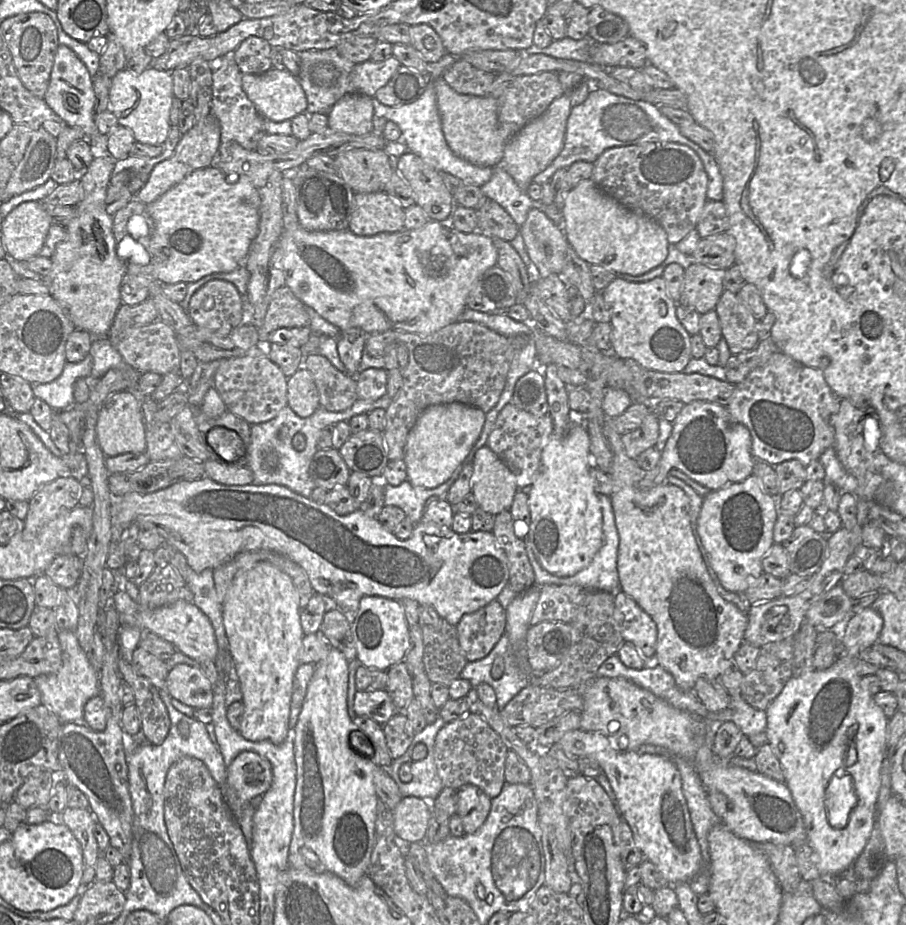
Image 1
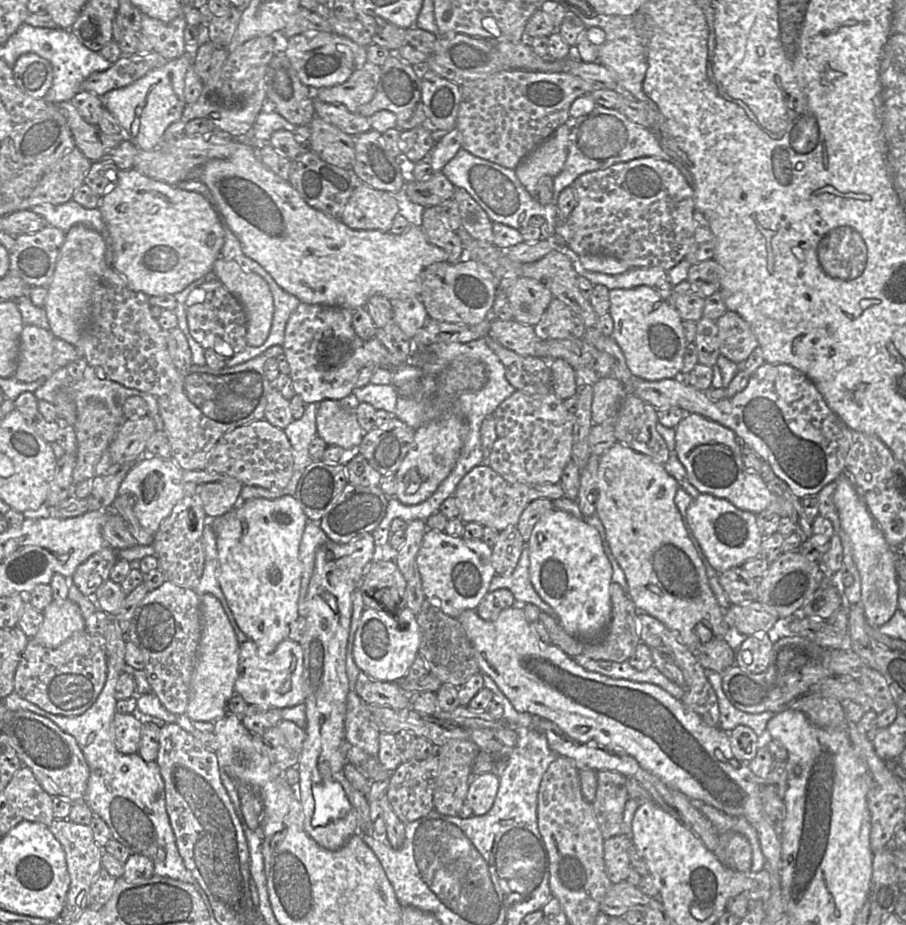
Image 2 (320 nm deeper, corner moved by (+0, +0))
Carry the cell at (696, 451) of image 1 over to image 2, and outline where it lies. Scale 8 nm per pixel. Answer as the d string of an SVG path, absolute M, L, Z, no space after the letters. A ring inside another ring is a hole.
M684 411L684 418L675 427L675 449L689 482L700 492L730 501L740 510L759 514L769 508L781 518L791 517L789 502L776 496L762 475L748 470L742 461L742 443L729 428L697 413Z

